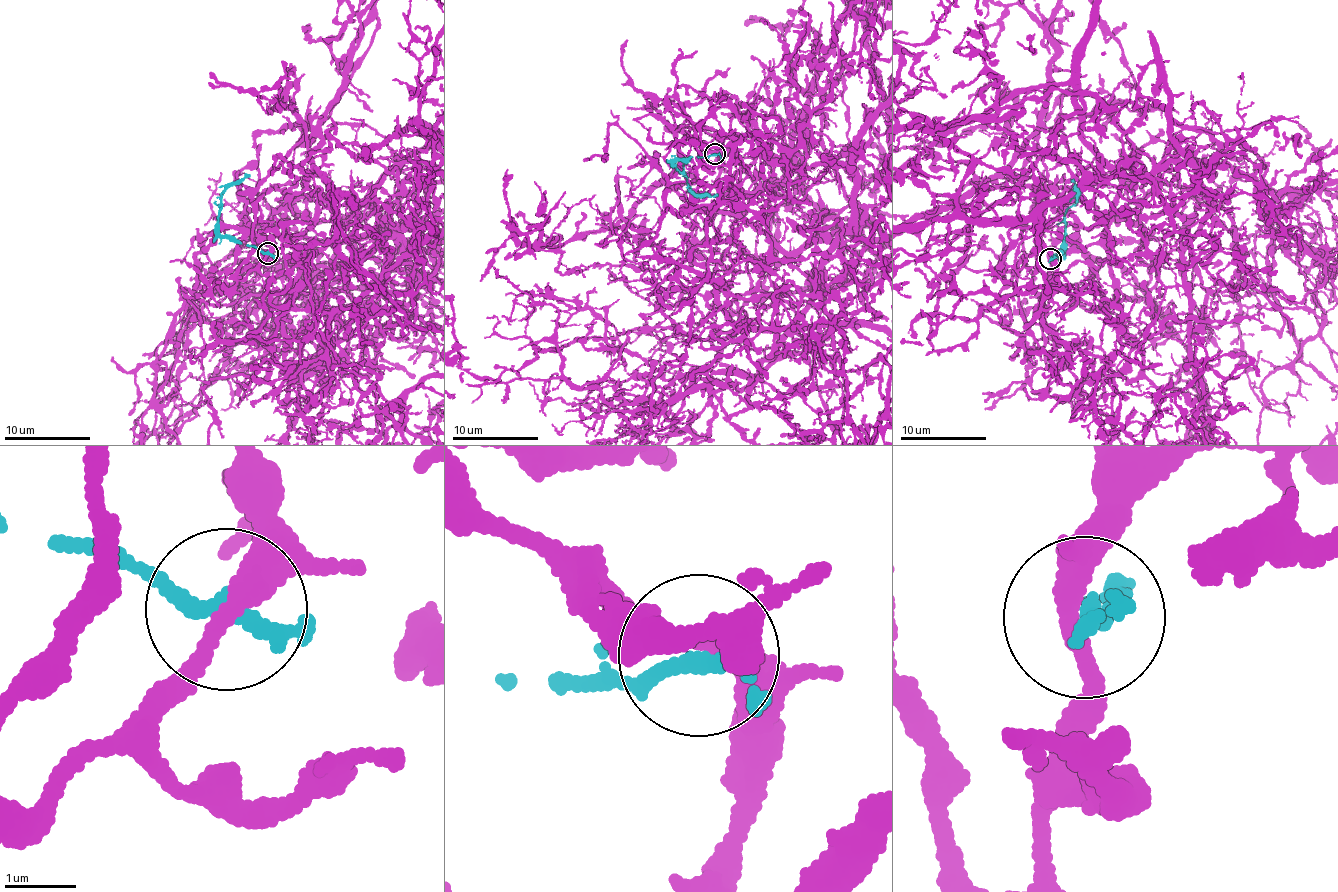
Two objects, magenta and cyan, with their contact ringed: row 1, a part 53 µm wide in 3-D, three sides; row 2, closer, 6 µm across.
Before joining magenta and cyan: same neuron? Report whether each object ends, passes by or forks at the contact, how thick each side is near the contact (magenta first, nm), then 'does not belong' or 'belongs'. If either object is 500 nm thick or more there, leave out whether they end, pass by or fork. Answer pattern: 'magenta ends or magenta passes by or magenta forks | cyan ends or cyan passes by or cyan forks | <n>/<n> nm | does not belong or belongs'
magenta passes by | cyan passes by | 320/220 nm | does not belong

